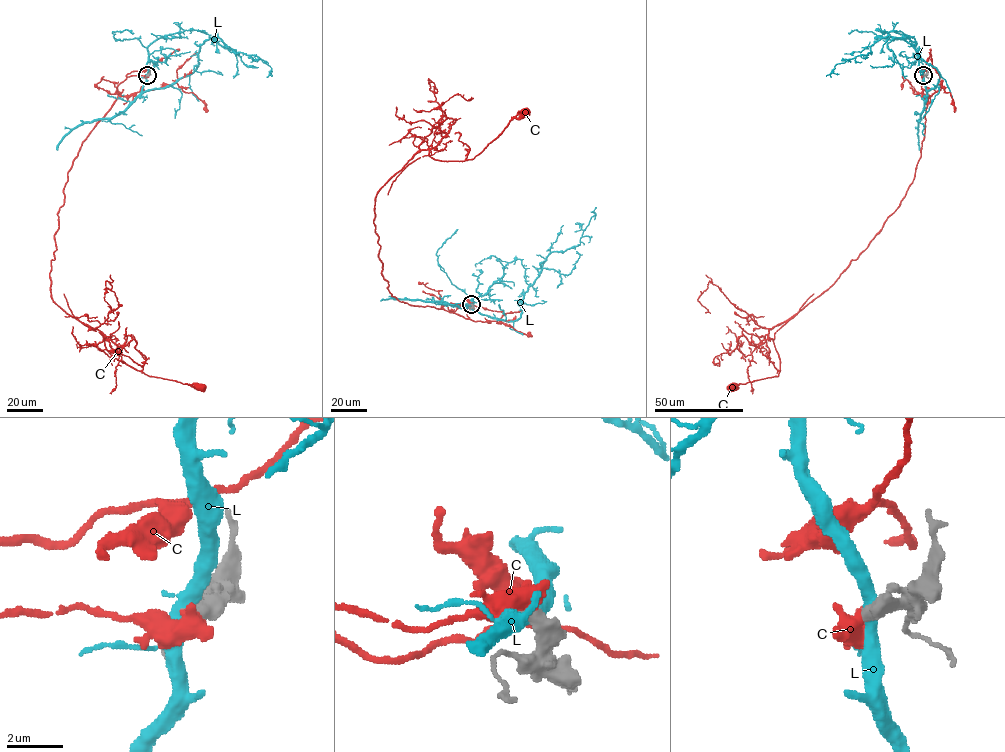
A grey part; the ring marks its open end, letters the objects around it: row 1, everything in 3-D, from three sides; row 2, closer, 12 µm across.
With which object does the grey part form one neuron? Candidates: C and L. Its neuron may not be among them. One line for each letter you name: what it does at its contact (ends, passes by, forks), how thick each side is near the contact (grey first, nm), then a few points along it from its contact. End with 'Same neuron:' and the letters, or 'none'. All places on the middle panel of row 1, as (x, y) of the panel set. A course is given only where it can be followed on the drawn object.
C: It passes by. Thickness 550 nm (grey) against 440 nm. Its course: (471, 304), (437, 309), (391, 296), (375, 198), (422, 150), (470, 160), (526, 111)
Same neuron: C

